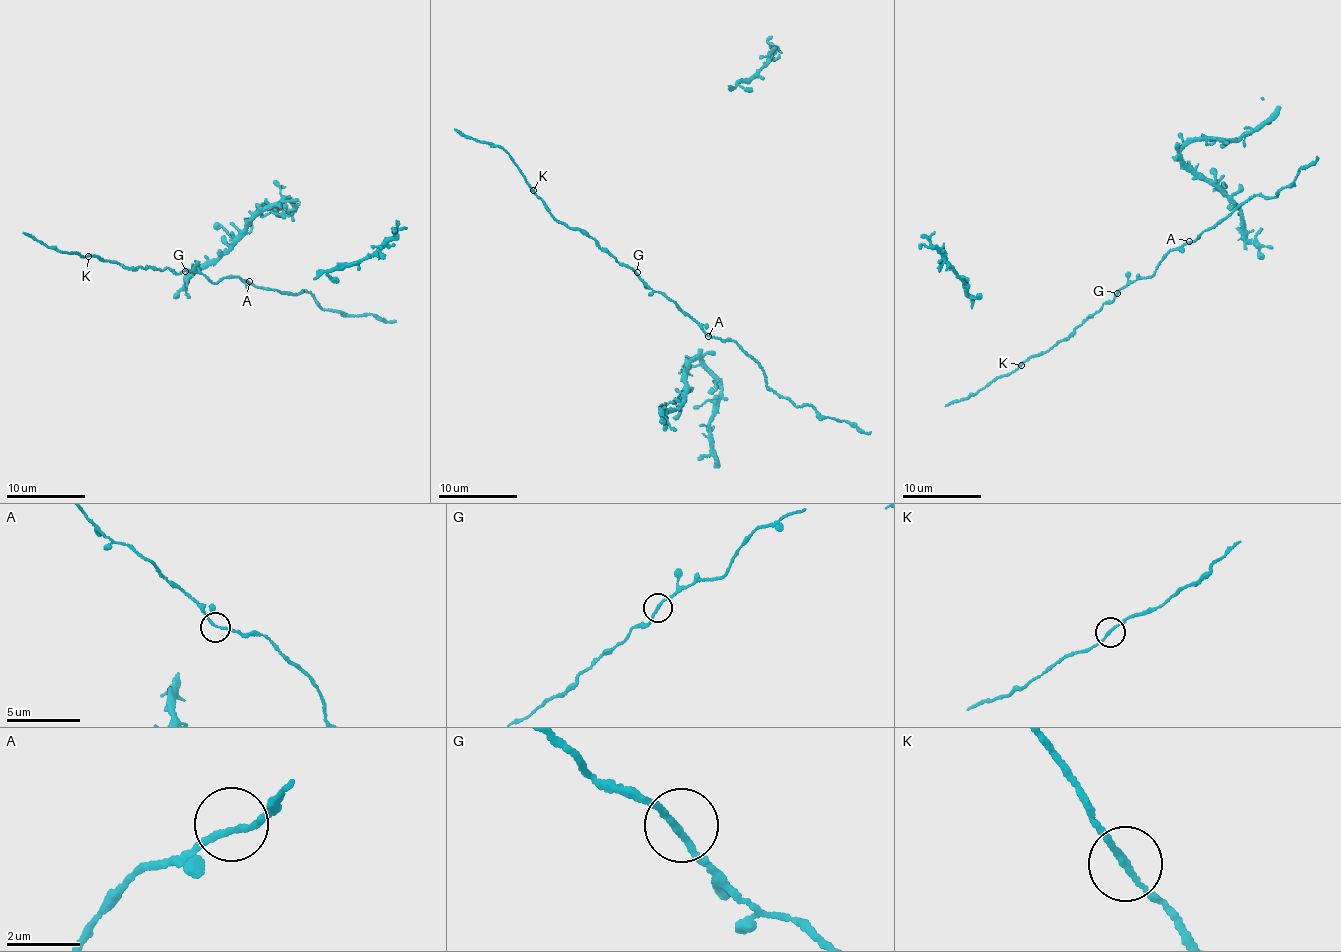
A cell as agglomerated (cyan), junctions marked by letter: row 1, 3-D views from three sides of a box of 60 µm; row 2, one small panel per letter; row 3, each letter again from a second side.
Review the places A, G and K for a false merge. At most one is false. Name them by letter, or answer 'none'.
none

